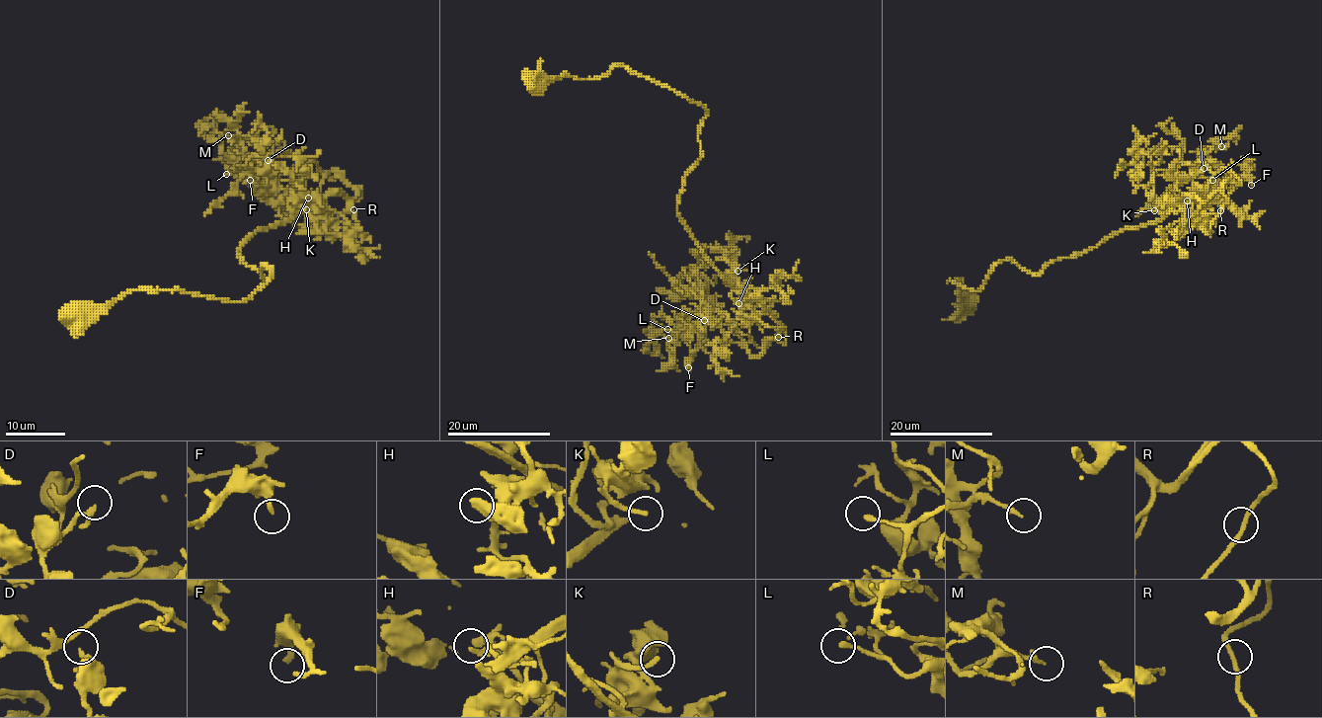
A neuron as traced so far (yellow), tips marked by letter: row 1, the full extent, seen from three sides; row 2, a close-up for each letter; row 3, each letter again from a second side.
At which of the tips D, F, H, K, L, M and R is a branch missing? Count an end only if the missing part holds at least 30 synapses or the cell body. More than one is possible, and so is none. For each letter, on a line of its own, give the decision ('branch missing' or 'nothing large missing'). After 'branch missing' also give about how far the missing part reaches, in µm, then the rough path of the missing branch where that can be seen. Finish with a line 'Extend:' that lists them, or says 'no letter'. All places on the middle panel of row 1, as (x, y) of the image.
D: nothing large missing
F: nothing large missing
H: branch missing | 20 µm | (738, 303), (734, 303), (730, 294), (714, 281), (721, 283), (742, 278), (744, 265), (750, 263)
K: branch missing | 20 µm | (738, 271), (761, 241), (764, 242), (763, 238), (760, 242), (755, 237)
L: nothing large missing
M: nothing large missing
R: nothing large missing
Extend: H, K

